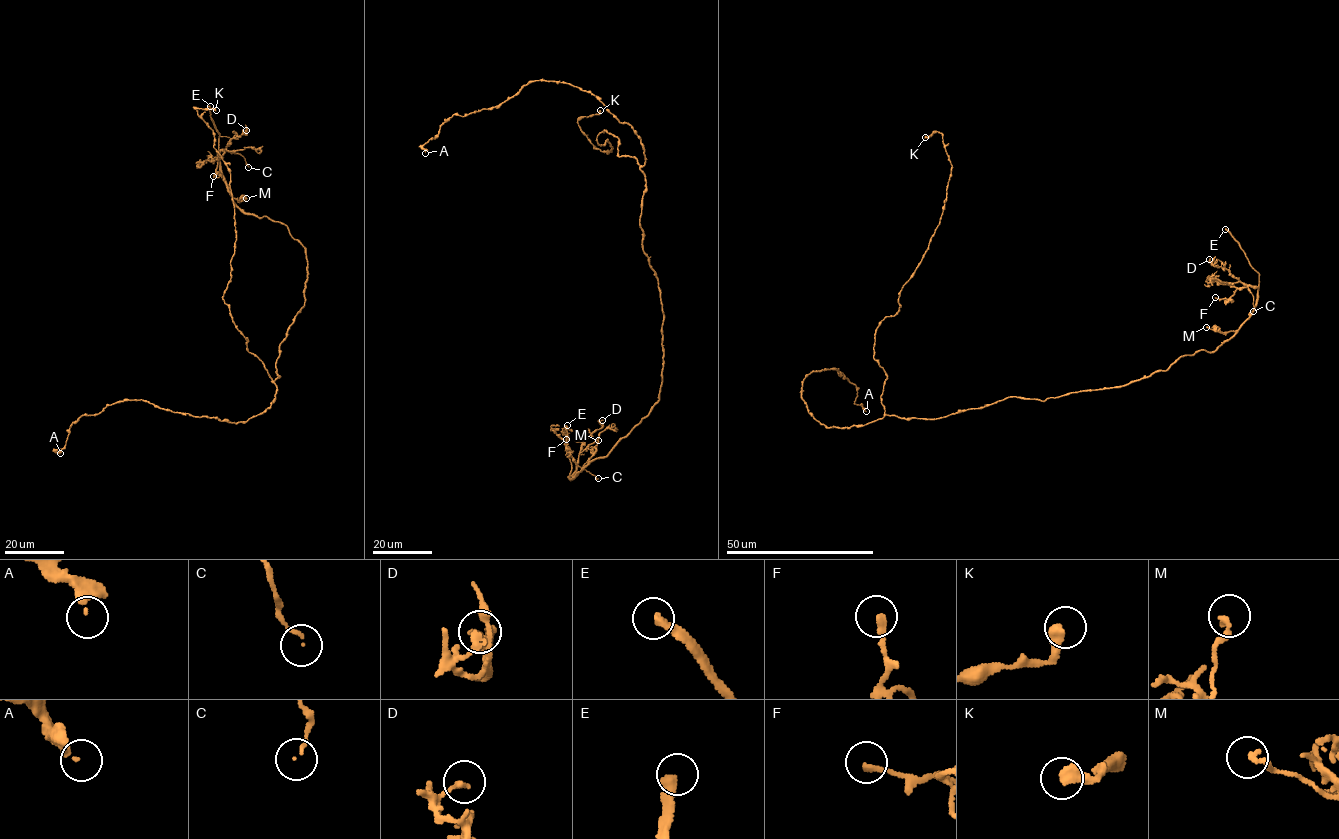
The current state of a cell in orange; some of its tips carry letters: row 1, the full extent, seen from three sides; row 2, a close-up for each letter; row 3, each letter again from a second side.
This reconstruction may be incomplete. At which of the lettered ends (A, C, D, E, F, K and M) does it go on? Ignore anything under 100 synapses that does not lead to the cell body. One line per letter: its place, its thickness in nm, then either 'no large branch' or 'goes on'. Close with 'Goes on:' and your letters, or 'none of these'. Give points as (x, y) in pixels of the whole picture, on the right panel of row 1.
A: place (866, 411); calibre 300 nm; no large branch
C: place (1253, 311); calibre 100 nm; no large branch
D: place (1209, 259); calibre 200 nm; no large branch
E: place (1225, 229); calibre 320 nm; goes on
F: place (1215, 297); calibre 240 nm; no large branch
K: place (925, 137); calibre 460 nm; no large branch
M: place (1206, 327); calibre 240 nm; no large branch
Goes on: E

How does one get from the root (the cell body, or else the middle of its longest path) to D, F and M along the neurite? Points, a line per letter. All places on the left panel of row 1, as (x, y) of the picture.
D: (279, 350), (304, 306), (308, 262), (305, 248), (286, 226), (244, 213), (232, 200), (219, 154), (246, 130)
F: (279, 350), (304, 306), (305, 248), (284, 224), (236, 206), (220, 171), (219, 154), (224, 150), (213, 176)
M: (279, 350), (304, 306), (306, 251), (284, 224), (265, 215), (244, 213), (232, 200), (246, 198)

